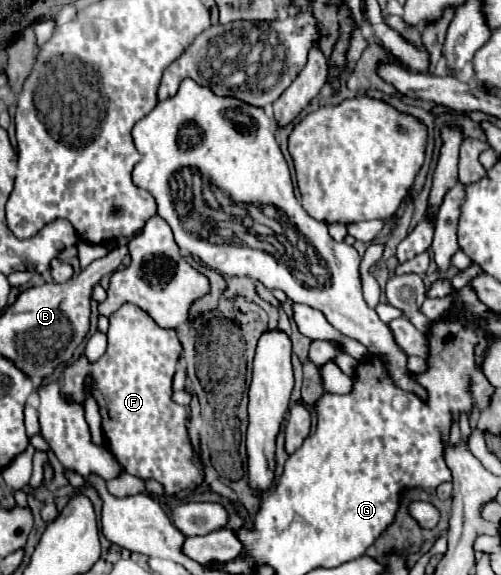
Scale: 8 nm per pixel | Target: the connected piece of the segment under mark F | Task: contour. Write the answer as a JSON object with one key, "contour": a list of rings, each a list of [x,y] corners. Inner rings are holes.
{"contour":[[[125,303],[125,305],[121,305],[113,315],[109,315],[109,331],[107,331],[107,337],[109,337],[107,351],[105,351],[105,355],[99,357],[95,363],[91,363],[85,355],[81,355],[77,361],[73,361],[71,365],[67,365],[67,367],[63,369],[63,393],[65,393],[65,397],[67,397],[69,401],[73,401],[73,403],[81,403],[81,405],[83,405],[83,403],[85,403],[85,397],[87,397],[87,389],[89,389],[89,393],[95,397],[95,401],[97,401],[97,405],[99,405],[101,425],[103,425],[103,435],[105,435],[105,445],[107,445],[107,449],[117,457],[117,461],[125,467],[127,473],[131,473],[131,475],[135,475],[135,477],[139,477],[139,479],[155,479],[155,481],[163,483],[163,487],[167,489],[167,493],[181,493],[181,491],[189,489],[191,485],[193,485],[193,487],[199,485],[199,483],[203,481],[203,469],[201,469],[199,463],[193,463],[193,459],[195,459],[195,449],[193,449],[193,445],[191,445],[189,431],[187,431],[189,409],[177,405],[177,403],[171,399],[171,395],[173,395],[173,387],[171,387],[171,383],[173,383],[173,373],[175,373],[175,365],[177,365],[177,361],[179,361],[179,357],[181,357],[181,351],[183,351],[183,347],[181,347],[181,343],[179,343],[179,339],[177,339],[175,329],[163,329],[163,327],[159,327],[143,309],[139,309],[137,305]],[[87,377],[91,379],[91,385],[85,385],[85,379],[87,379]]]}

